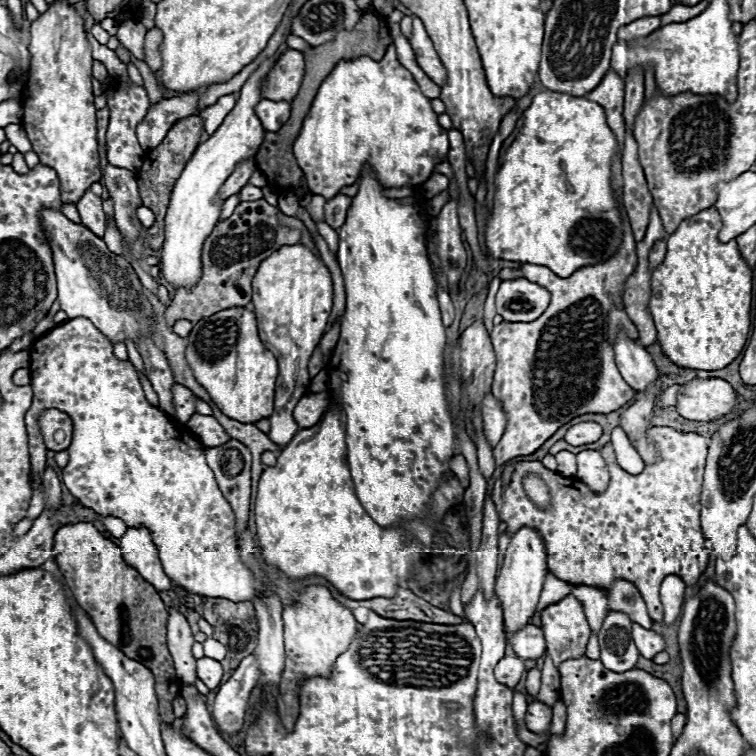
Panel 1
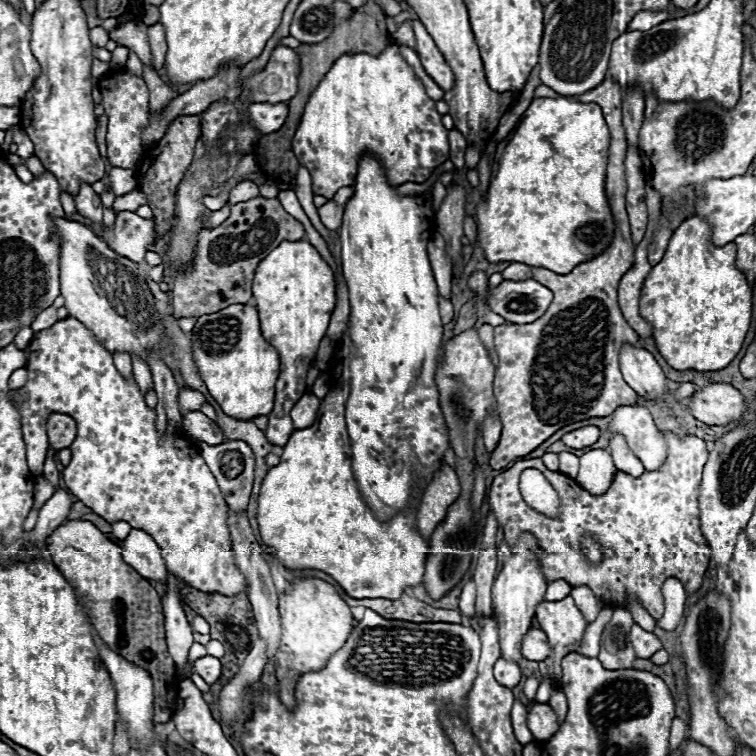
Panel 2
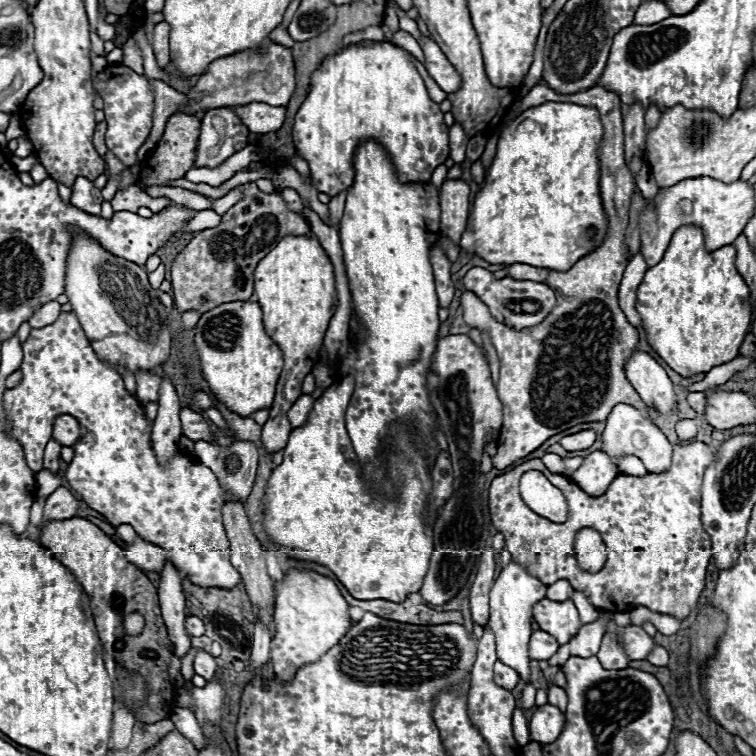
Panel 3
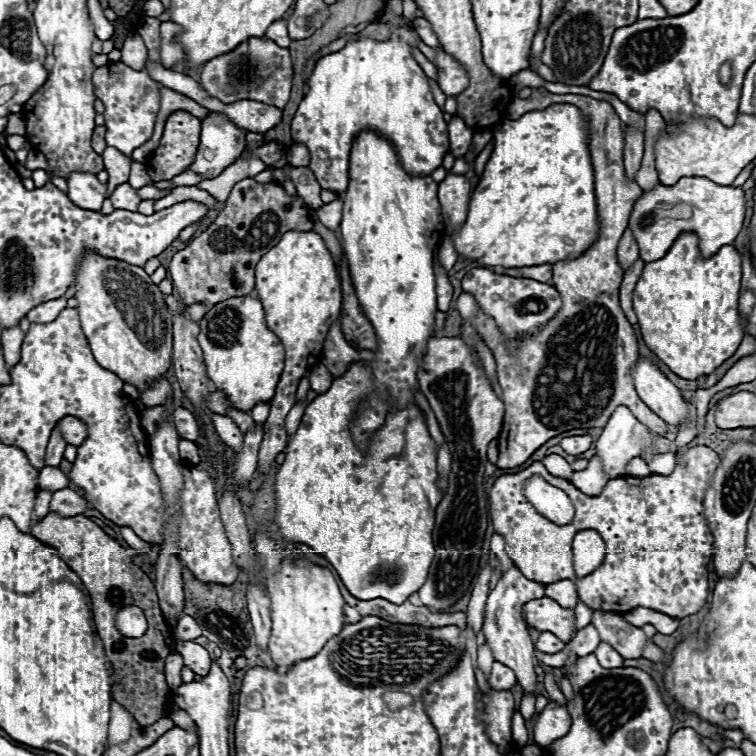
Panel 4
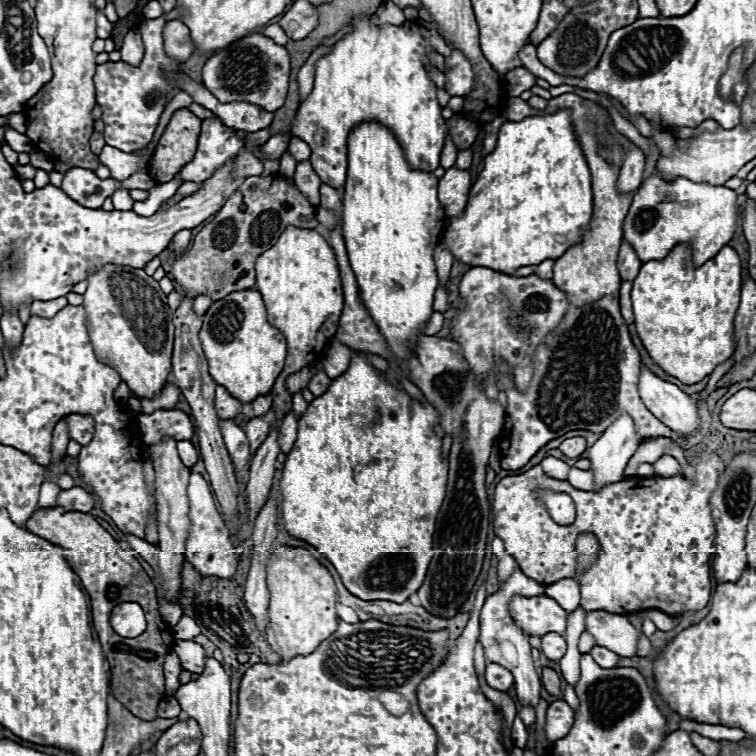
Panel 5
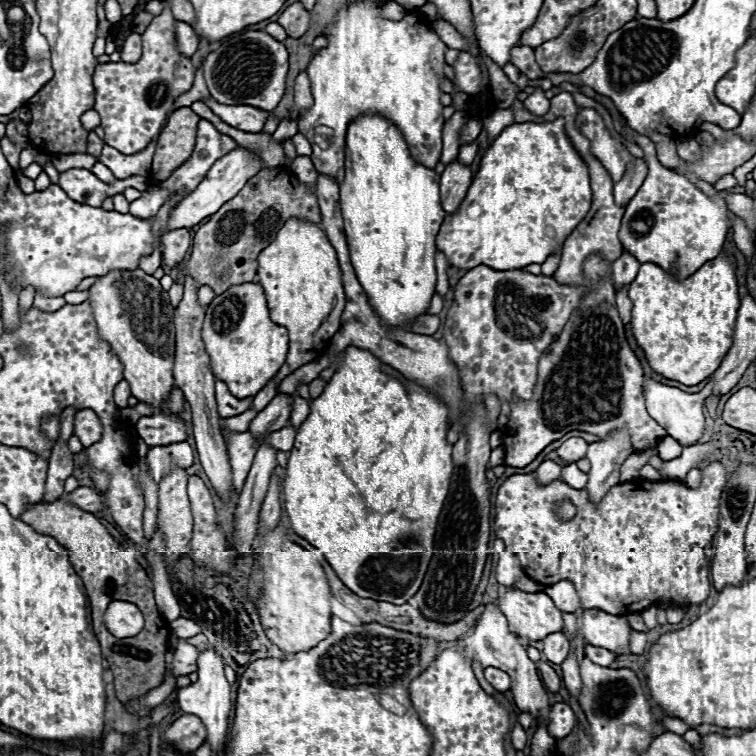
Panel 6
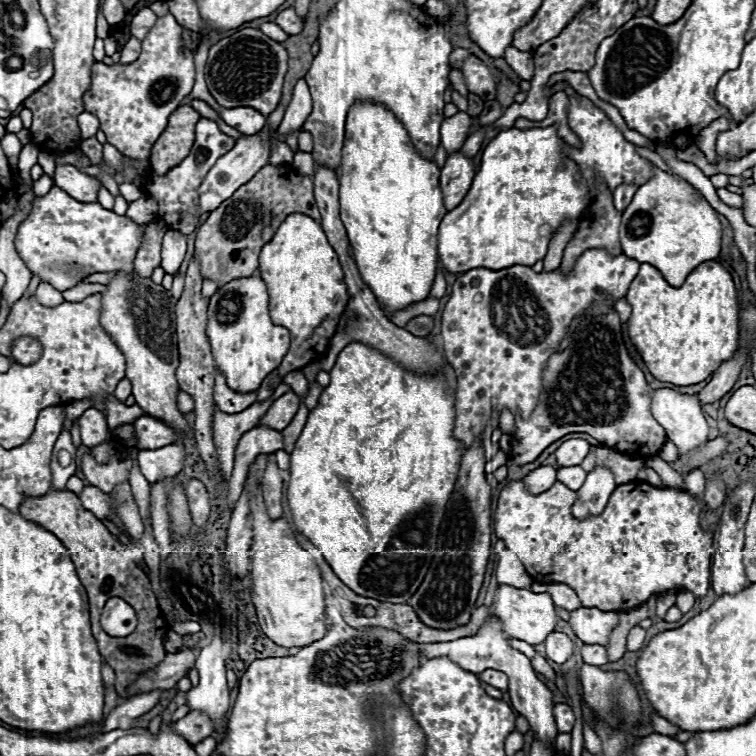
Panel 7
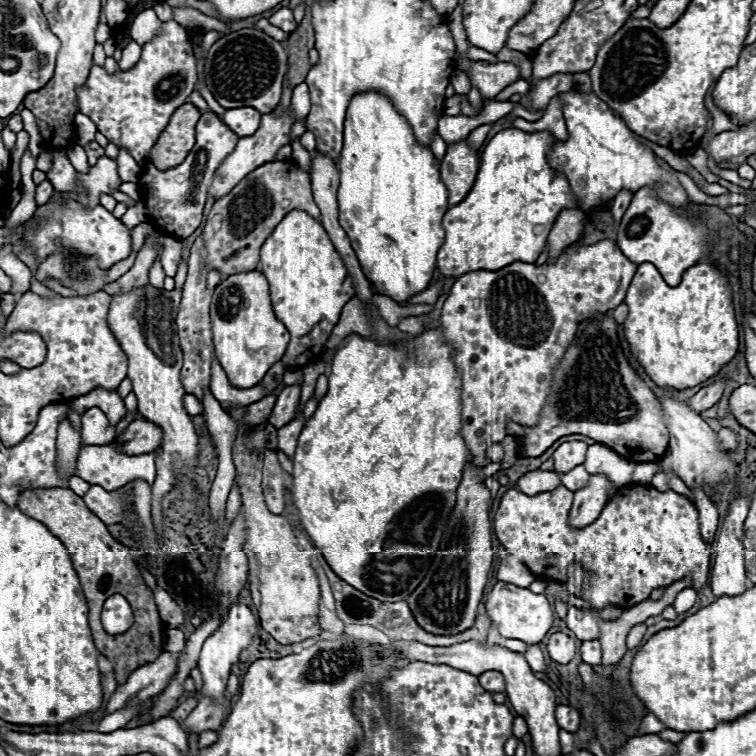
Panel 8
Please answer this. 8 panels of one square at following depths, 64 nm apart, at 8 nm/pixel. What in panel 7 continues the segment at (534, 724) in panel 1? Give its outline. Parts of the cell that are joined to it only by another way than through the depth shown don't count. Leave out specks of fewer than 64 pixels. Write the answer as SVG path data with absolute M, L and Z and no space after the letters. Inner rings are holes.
M556 704L554 706L554 718L556 718L556 728L560 734L568 734L574 726L574 712L566 704Z

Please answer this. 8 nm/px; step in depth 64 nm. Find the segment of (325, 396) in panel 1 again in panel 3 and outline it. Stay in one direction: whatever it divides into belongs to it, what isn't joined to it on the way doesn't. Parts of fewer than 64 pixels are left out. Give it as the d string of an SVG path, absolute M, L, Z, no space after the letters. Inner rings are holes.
M302 394L302 396L296 400L296 404L292 406L292 410L288 412L288 420L290 420L292 428L300 428L300 426L308 420L308 414L310 414L314 402L316 402L316 400L314 400L310 394Z

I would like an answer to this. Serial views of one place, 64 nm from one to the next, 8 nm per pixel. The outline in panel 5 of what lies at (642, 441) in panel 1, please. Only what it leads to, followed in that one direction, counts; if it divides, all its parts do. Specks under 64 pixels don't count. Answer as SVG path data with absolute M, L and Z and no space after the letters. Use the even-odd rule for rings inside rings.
M620 414L588 448L596 490L624 478L624 468L640 444L642 438L636 432L634 420L628 414ZM660 456L658 462L654 462L652 466L654 466L654 472L658 476L674 476L674 474L680 474L682 472L678 460L674 460L672 456Z

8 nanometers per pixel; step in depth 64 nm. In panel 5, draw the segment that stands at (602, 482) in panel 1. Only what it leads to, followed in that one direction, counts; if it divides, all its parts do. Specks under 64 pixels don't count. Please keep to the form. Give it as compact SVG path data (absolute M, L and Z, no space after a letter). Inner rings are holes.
M570 468L568 482L570 482L574 488L580 488L580 490L592 492L592 470L578 470L578 468Z

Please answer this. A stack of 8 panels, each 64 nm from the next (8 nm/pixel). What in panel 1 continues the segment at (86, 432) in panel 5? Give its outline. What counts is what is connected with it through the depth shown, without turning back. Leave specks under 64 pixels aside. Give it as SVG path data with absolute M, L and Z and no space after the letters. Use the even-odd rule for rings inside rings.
M48 408L38 416L38 426L40 432L44 436L44 444L48 450L60 452L66 450L72 442L72 420L56 410L56 408Z

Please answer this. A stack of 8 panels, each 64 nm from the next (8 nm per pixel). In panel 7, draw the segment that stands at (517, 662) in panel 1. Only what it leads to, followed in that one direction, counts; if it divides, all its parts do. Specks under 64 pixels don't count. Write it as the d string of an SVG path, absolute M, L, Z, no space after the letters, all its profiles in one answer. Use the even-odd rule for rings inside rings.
M488 668L488 670L484 670L484 672L480 674L480 678L482 678L486 684L490 684L490 686L494 686L494 688L498 688L498 690L506 690L506 688L508 688L508 678L506 678L504 672L498 672L498 670Z

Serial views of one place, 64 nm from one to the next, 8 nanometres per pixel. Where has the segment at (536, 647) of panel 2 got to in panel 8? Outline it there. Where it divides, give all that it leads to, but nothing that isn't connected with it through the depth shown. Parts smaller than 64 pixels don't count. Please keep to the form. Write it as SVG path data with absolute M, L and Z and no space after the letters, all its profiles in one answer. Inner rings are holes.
M556 632L548 638L548 654L554 662L568 664L576 654L576 640L562 632Z

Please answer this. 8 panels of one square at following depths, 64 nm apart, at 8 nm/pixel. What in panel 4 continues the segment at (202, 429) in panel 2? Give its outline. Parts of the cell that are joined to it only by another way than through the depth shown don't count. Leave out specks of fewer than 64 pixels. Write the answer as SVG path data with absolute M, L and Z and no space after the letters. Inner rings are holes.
M176 408L176 412L172 416L174 416L174 424L176 424L180 436L184 436L186 440L192 440L192 442L196 442L202 436L202 424L190 410Z

